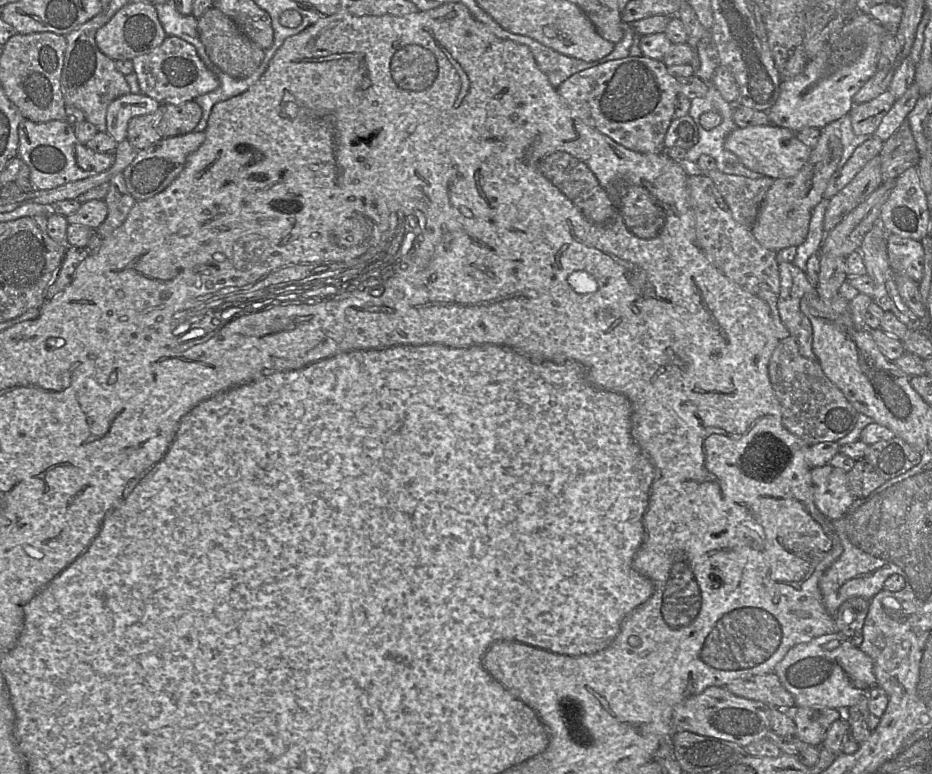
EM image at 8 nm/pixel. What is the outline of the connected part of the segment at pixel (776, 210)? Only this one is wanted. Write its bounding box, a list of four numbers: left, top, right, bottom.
[752,122,843,252]

